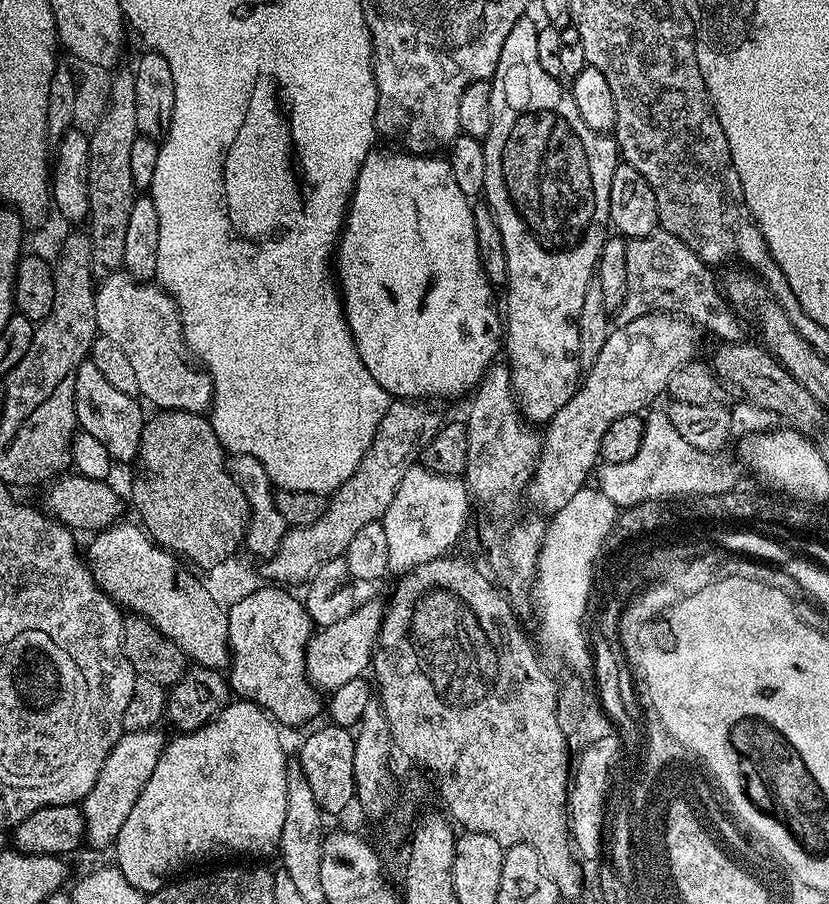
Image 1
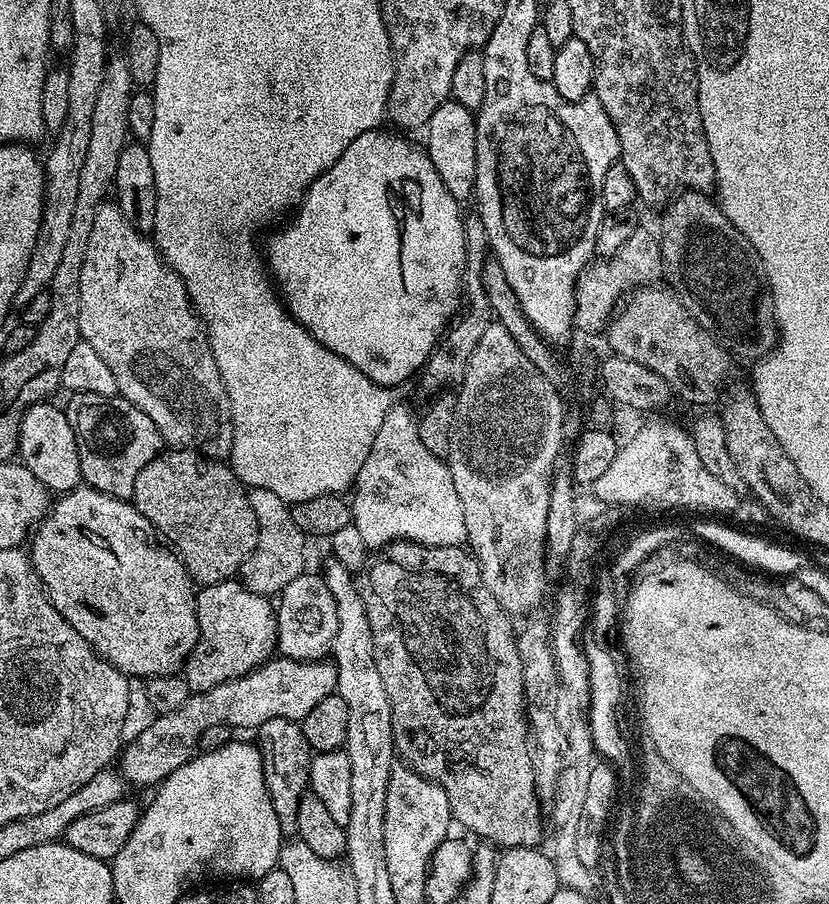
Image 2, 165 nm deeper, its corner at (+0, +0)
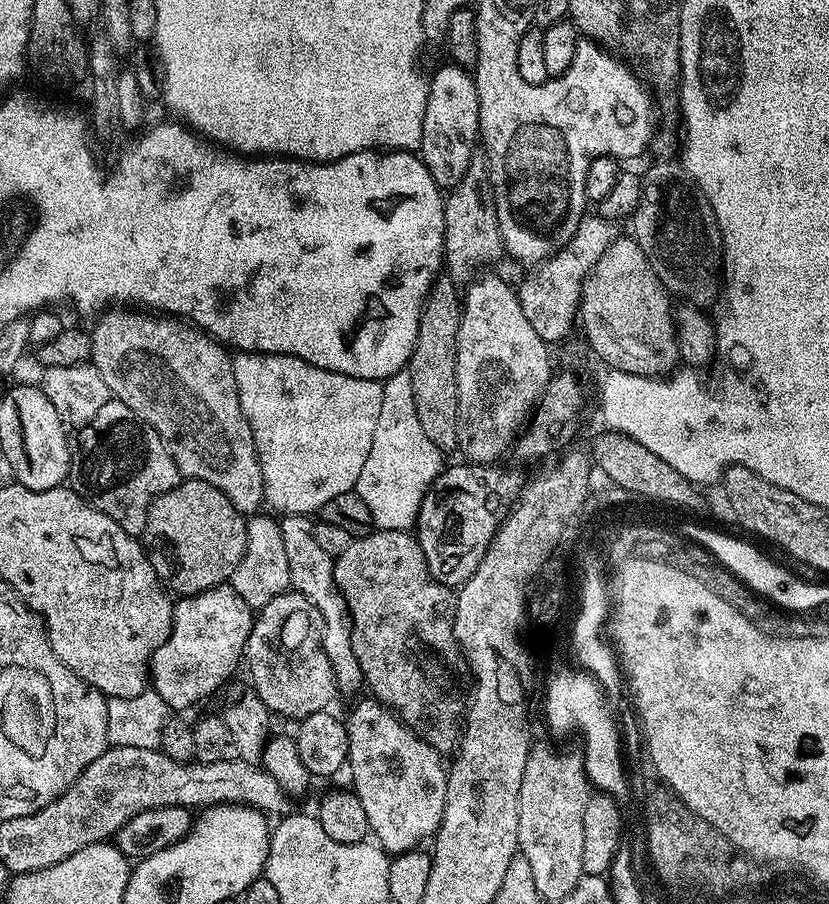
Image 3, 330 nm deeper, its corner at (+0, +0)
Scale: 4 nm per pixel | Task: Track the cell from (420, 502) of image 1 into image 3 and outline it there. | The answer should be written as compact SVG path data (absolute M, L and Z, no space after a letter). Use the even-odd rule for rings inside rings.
M408 371L394 374L383 381L382 410L378 410L378 426L374 426L374 442L354 491L370 509L373 525L380 530L403 532L415 525L424 495L440 476L446 464L445 453L430 442L414 406L413 383Z

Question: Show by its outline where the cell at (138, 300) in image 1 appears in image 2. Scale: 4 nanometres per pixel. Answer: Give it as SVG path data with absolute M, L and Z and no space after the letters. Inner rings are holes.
M115 202L100 204L98 214L94 214L94 226L90 226L90 242L86 242L86 254L84 255L82 274L80 275L78 330L80 331L81 341L94 346L94 350L98 350L102 362L106 362L106 366L110 366L110 371L114 374L117 393L134 406L138 406L138 410L142 410L142 414L146 414L146 418L150 418L150 422L154 422L154 426L160 431L161 441L165 445L172 448L192 448L196 452L201 452L204 456L218 461L223 461L231 453L232 411L230 410L230 398L226 394L222 374L218 374L218 362L214 362L214 354L210 350L208 331L204 329L204 324L192 304L192 299L188 296L182 278L173 268L169 268L165 264L164 257L160 255L160 250L155 243L126 219Z

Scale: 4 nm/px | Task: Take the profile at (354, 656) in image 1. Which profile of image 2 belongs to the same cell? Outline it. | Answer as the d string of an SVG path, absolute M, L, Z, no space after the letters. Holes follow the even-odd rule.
M269 659L267 664L236 680L227 680L205 692L192 692L181 708L173 713L157 715L150 730L123 745L118 757L118 771L131 787L133 784L136 788L151 789L171 772L178 770L178 766L192 759L207 728L223 724L232 730L255 730L262 722L270 722L270 718L299 722L310 714L310 710L314 710L314 706L318 706L318 702L322 702L322 698L335 692L336 666L327 659Z

